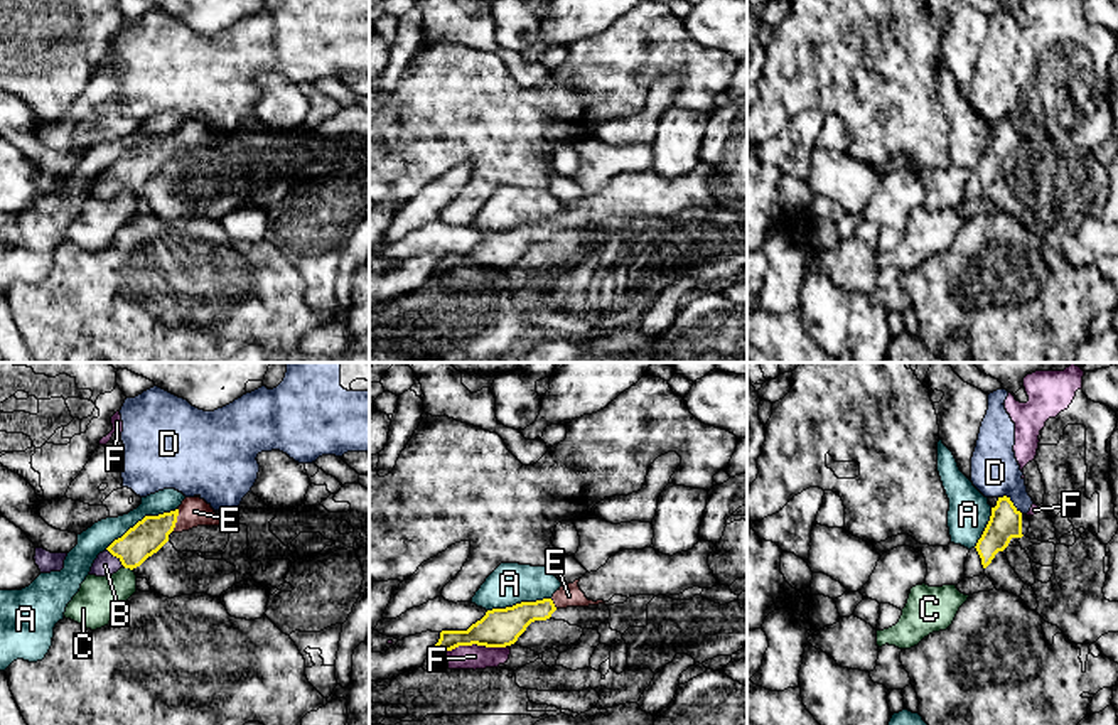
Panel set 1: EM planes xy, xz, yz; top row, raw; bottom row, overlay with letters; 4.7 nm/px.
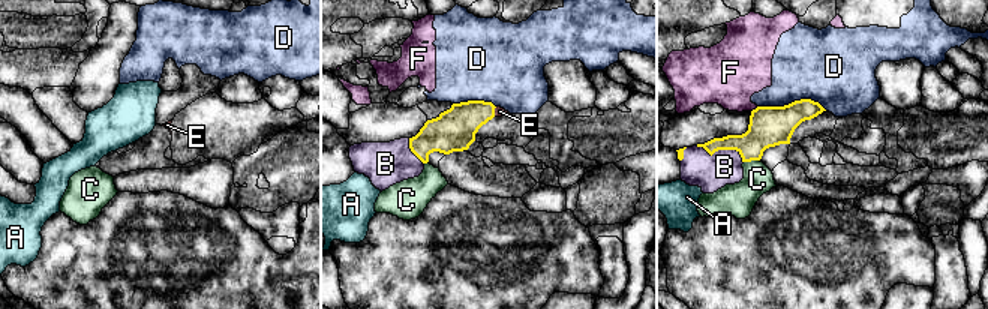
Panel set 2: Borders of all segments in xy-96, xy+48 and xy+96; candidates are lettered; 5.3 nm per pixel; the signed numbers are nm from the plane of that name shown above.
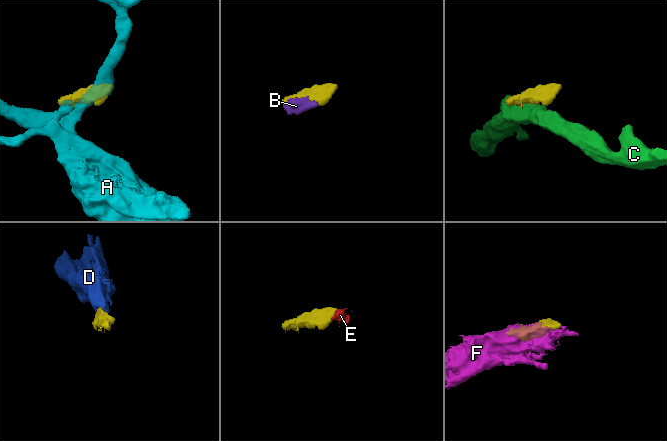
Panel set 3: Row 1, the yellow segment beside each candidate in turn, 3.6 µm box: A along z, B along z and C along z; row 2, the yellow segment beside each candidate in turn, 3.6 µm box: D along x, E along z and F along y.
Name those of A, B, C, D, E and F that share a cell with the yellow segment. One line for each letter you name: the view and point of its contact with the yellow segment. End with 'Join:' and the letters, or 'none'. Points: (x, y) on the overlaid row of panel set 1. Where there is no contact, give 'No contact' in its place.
B: Touches yellow at xy (115, 555)
E: Touches yellow at xy (176, 521)
Join: B, E

